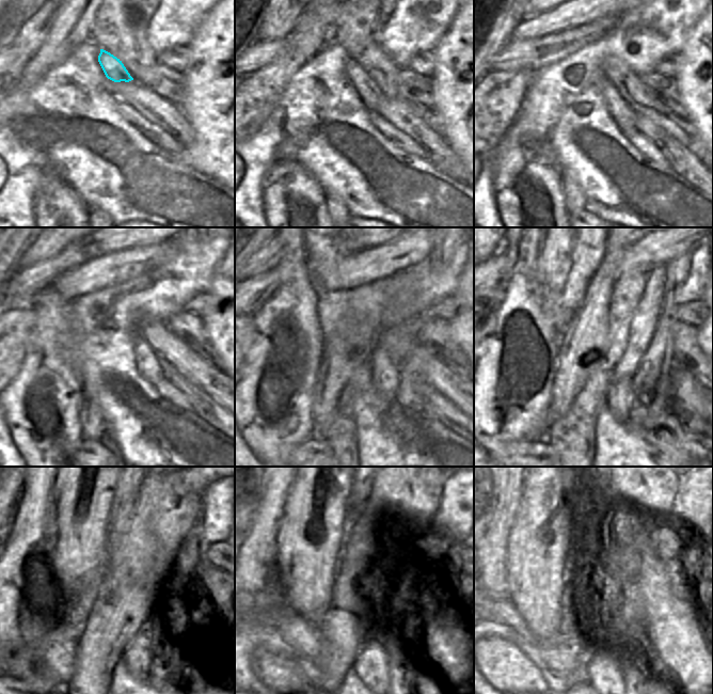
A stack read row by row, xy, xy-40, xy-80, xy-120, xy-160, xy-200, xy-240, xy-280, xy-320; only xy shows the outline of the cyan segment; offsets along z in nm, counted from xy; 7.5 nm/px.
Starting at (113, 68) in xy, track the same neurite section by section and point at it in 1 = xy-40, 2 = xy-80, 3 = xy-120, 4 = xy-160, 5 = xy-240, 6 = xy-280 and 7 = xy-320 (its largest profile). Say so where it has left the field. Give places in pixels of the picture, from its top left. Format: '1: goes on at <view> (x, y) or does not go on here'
1: goes on at xy-40 (367, 90)
2: goes on at xy-80 (623, 116)
3: goes on at xy-120 (147, 361)
4: goes on at xy-160 (384, 374)
5: goes on at xy-240 (138, 655)
6: goes on at xy-280 (371, 663)
7: goes on at xy-320 (606, 668)

